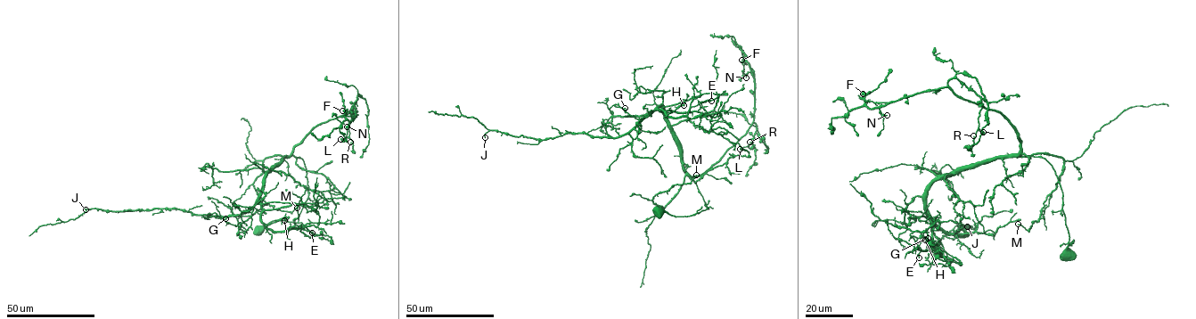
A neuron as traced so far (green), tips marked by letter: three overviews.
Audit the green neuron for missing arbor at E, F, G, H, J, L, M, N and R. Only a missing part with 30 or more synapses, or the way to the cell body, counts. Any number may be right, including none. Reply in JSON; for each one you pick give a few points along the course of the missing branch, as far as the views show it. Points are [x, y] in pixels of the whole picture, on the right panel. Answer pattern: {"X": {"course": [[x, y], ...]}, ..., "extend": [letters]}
{"extend": []}

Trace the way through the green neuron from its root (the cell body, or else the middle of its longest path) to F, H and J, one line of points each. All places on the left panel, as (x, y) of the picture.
F: (259, 230), (298, 221), (308, 184), (292, 150), (353, 106), (355, 117), (342, 110)
H: (259, 230), (298, 221), (308, 184), (303, 160), (293, 156), (267, 173), (259, 199), (263, 222), (284, 220)
J: (259, 230), (298, 221), (308, 194), (300, 158), (284, 158), (239, 215), (86, 209)

